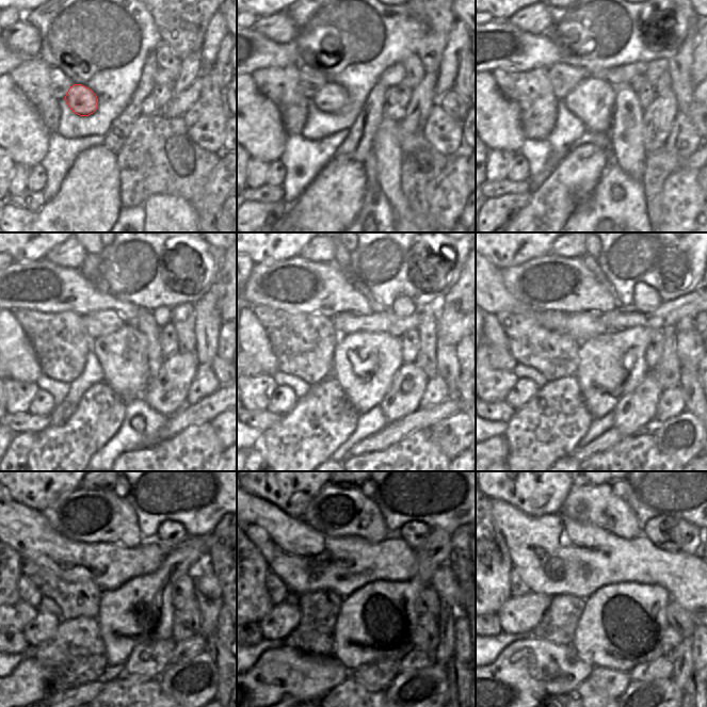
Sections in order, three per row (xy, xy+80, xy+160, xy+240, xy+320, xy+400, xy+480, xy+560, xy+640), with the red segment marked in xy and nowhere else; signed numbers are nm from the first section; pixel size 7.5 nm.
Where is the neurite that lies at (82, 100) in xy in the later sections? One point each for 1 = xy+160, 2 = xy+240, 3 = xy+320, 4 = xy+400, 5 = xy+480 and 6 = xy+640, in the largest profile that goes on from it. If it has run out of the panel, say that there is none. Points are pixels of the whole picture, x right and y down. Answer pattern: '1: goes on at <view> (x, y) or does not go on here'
1: goes on at xy+160 (593, 100)
2: goes on at xy+240 (123, 354)
3: goes on at xy+320 (366, 363)
4: goes on at xy+400 (610, 366)
5: goes on at xy+480 (140, 611)
6: goes on at xy+640 (622, 624)

